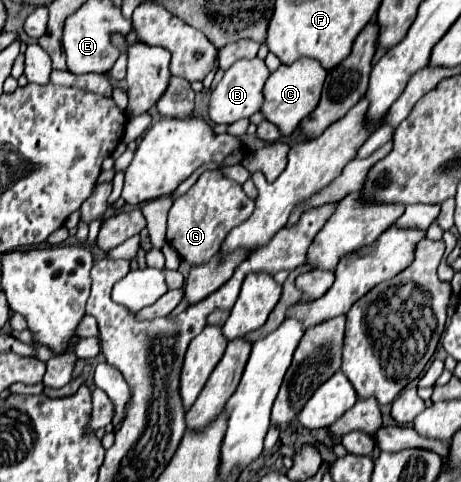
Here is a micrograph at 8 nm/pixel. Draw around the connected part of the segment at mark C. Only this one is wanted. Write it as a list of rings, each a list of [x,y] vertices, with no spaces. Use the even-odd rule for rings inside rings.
[[[301,58],[289,66],[285,64],[279,66],[275,72],[271,72],[263,88],[265,102],[261,106],[261,112],[265,114],[265,120],[279,126],[283,136],[291,134],[297,128],[297,124],[317,106],[325,76],[327,70],[323,70],[321,64],[317,64],[317,60],[309,60],[309,58]]]

